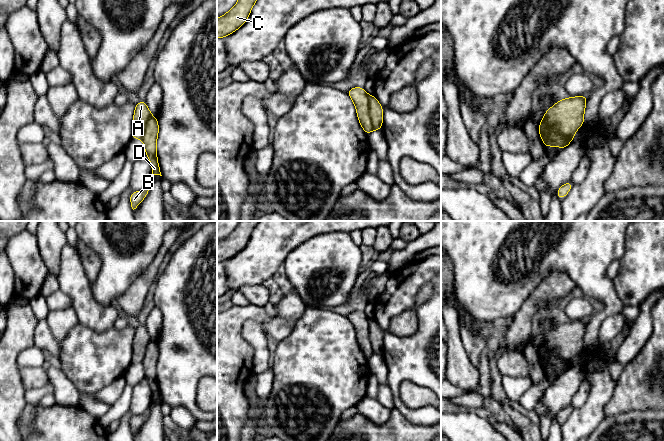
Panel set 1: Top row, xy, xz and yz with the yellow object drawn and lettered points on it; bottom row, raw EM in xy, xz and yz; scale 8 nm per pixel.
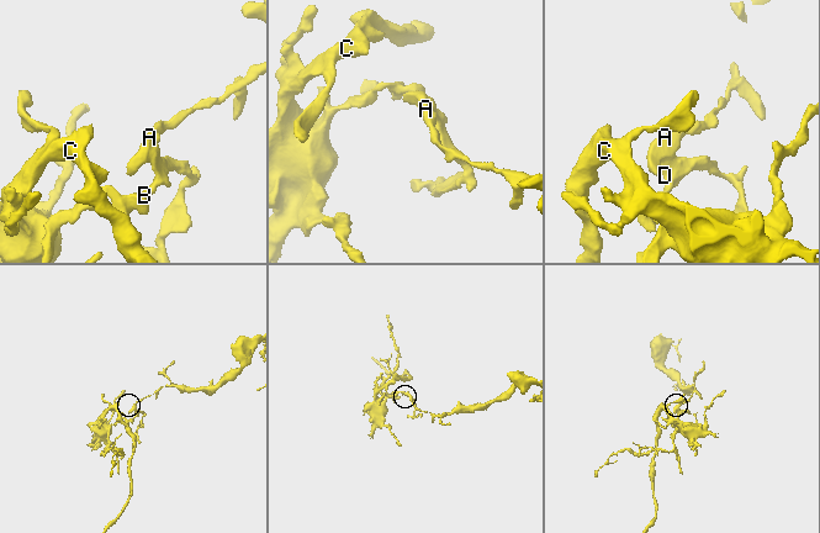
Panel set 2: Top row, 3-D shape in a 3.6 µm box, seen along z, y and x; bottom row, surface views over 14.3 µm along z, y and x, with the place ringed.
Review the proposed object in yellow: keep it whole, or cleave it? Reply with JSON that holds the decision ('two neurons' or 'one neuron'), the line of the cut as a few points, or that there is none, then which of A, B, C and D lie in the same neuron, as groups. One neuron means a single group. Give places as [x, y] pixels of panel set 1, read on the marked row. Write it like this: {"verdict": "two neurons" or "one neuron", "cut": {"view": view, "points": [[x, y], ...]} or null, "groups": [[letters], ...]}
{"verdict": "two neurons", "cut": {"view": "xz", "points": [[369, 95], [369, 117], [374, 129]]}, "groups": [["A"], ["B", "C", "D"]]}

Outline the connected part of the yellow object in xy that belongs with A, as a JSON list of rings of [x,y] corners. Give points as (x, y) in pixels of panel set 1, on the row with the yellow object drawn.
[[[139,101],[135,106],[133,114],[133,131],[131,139],[143,139],[146,124],[152,114],[144,101]]]

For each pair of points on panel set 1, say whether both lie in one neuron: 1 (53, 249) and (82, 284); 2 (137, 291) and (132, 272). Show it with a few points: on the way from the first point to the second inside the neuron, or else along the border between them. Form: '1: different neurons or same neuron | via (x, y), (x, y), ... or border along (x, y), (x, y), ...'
1: different neurons | border along (66, 244), (61, 251), (57, 277)
2: different neurons | border along (150, 263), (118, 297)

